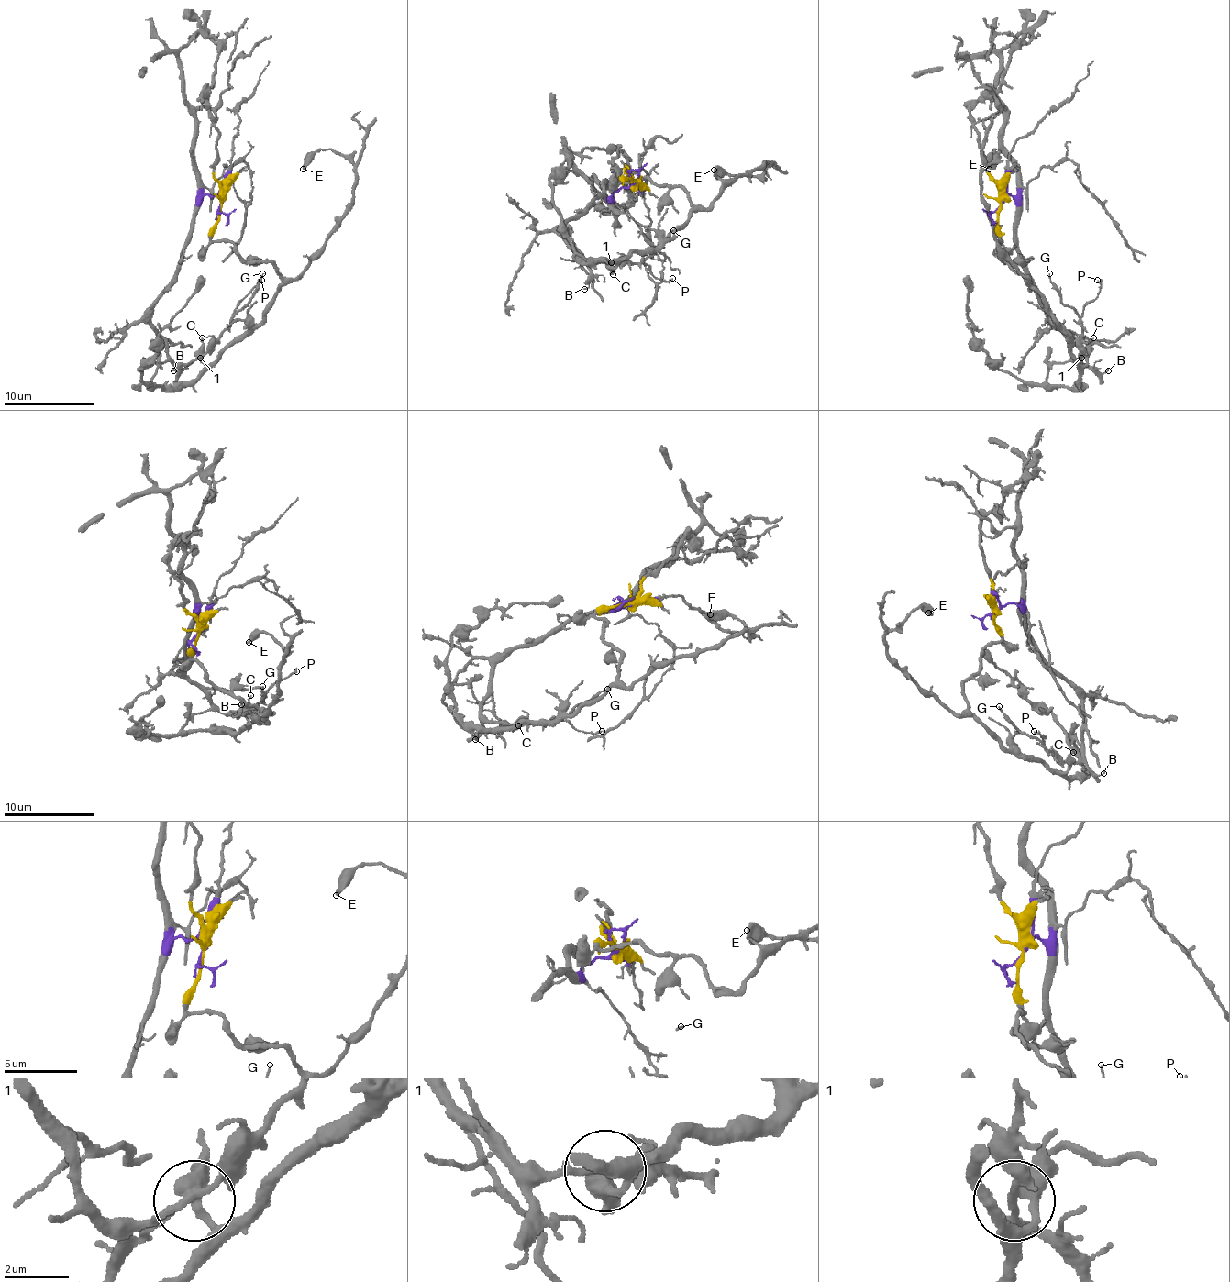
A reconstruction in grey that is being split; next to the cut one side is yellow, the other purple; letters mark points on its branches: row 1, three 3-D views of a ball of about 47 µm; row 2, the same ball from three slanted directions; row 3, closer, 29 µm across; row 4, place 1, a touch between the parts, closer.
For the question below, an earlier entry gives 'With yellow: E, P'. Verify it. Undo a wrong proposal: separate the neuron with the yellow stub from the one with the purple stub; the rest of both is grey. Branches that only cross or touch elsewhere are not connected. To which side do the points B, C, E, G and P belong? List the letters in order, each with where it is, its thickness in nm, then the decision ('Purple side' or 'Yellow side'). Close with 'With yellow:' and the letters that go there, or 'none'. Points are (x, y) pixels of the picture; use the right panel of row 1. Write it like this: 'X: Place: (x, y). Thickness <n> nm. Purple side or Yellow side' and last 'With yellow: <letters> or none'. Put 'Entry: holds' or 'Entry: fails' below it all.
B: Place: (1108, 370). Thickness 120 nm. Purple side
C: Place: (1093, 337). Thickness 160 nm. Yellow side
E: Place: (989, 169). Thickness 500 nm. Yellow side
G: Place: (1049, 273). Thickness 110 nm. Purple side
P: Place: (1097, 280). Thickness 140 nm. Purple side
With yellow: C, E
Entry: fails

